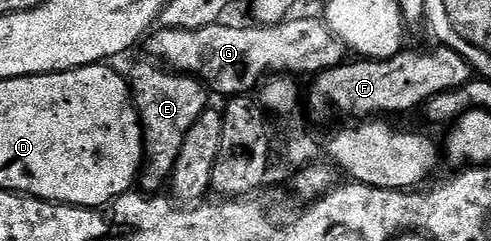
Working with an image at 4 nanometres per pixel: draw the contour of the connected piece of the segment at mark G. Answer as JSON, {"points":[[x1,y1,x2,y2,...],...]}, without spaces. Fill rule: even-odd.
{"points":[[291,17,271,27,249,25,250,27,229,27,226,21,204,25,200,29,180,29,179,27,162,27,149,36,150,51,157,62,188,75,201,79,211,92,221,97,248,95,259,90,260,84,271,77,313,77,320,71,327,71,347,62,348,49,332,33,325,18,298,19]]}

